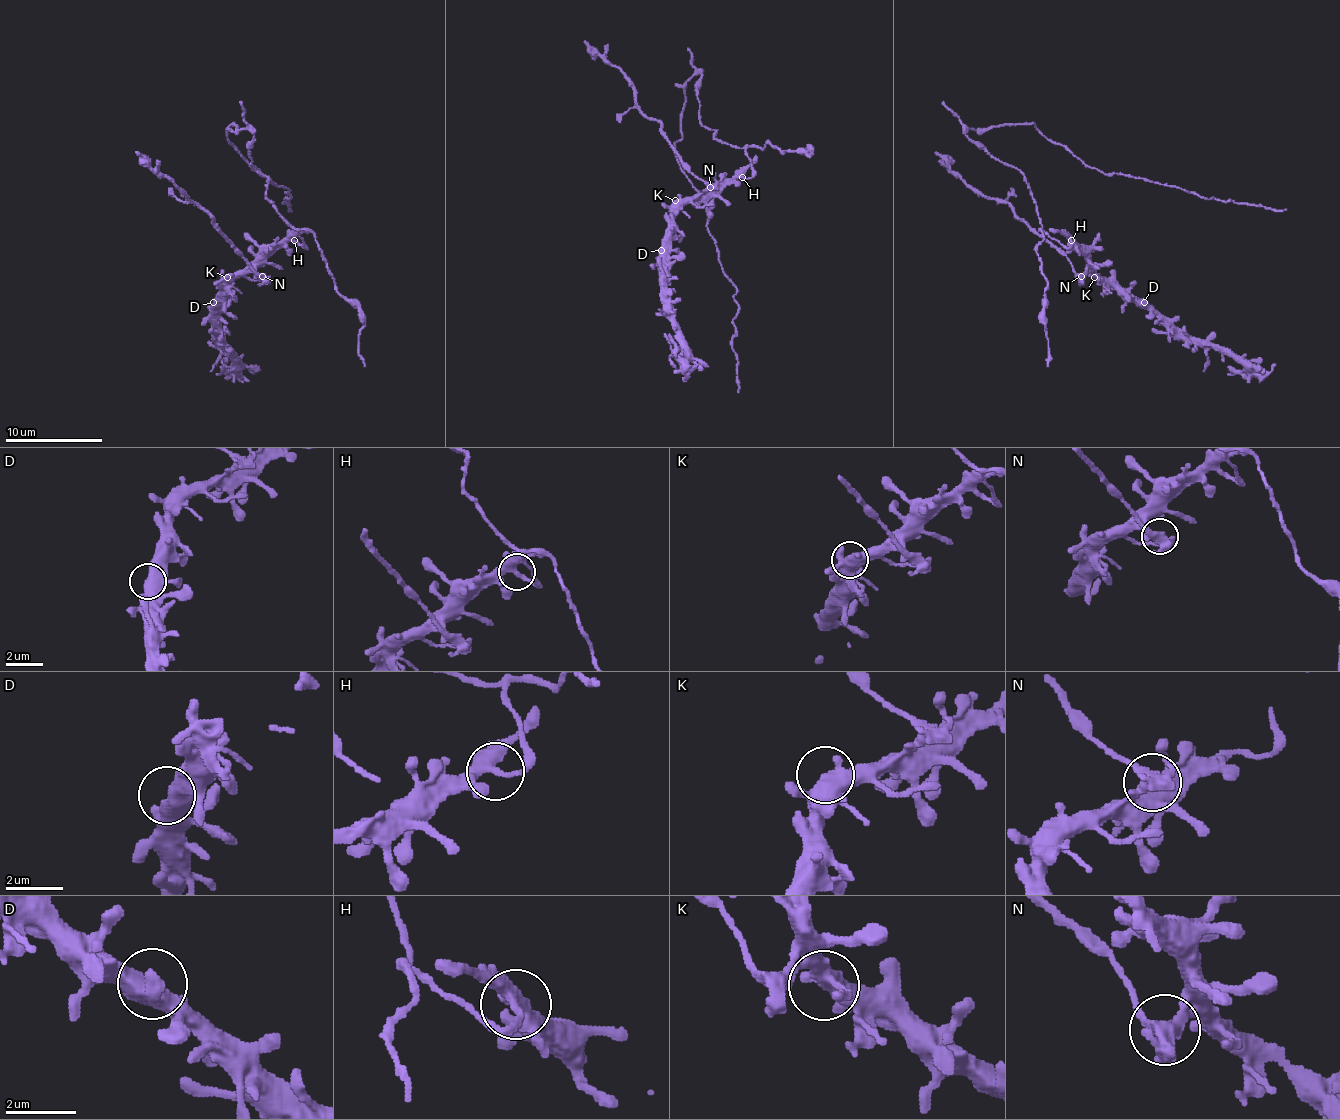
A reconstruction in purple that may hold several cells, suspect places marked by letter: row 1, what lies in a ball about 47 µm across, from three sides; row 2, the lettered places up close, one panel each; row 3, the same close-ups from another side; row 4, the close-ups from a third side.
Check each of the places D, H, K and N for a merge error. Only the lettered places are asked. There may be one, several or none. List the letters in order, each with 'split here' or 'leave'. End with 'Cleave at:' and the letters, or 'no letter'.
D: leave
H: split here
K: leave
N: split here
Cleave at: H, N

